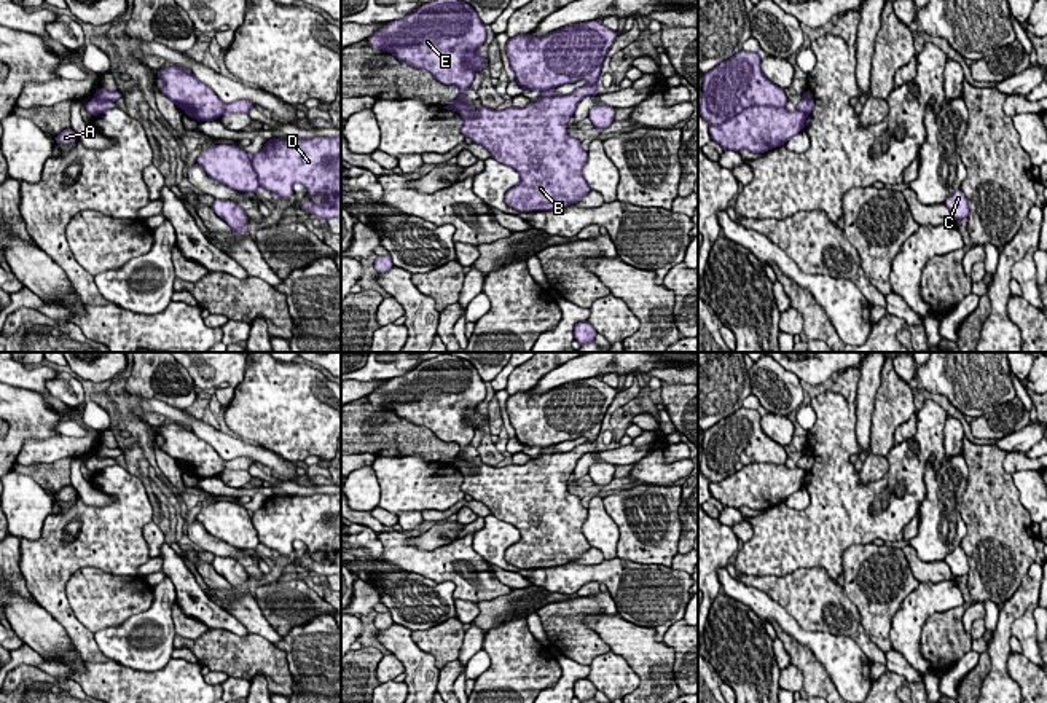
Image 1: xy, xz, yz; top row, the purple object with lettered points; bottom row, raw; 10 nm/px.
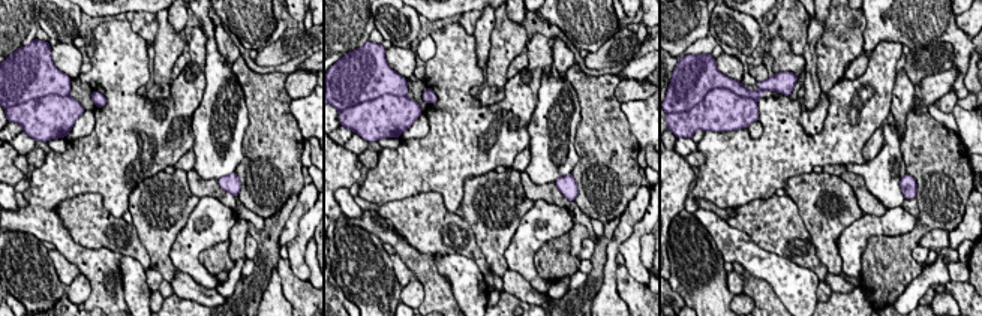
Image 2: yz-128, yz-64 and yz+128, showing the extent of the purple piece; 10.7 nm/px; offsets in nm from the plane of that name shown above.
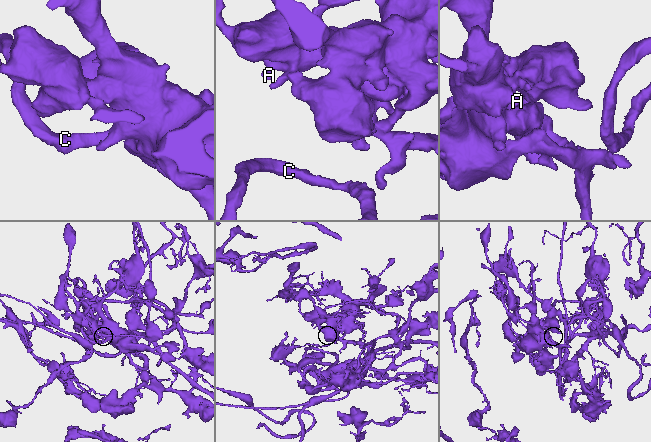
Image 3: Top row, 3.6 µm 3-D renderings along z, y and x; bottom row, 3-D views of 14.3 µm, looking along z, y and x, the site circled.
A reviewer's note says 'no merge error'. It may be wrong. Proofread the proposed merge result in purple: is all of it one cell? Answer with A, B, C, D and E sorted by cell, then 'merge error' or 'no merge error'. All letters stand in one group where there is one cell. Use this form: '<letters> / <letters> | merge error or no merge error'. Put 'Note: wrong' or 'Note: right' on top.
Note: wrong
A B C D / E | merge error

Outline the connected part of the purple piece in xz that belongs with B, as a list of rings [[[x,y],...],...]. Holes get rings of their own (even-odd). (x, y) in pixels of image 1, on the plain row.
[[[598,378],[571,381],[540,395],[516,392],[505,402],[515,437],[523,446],[545,451],[523,465],[457,461],[461,489],[520,531],[520,540],[505,550],[510,564],[520,569],[561,566],[590,550],[583,534],[588,509],[569,493],[567,480],[583,454],[599,451],[596,440],[617,392]],[[578,437],[588,442],[569,451],[551,450]]]

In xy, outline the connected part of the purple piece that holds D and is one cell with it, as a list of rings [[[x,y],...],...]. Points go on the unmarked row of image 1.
[[[341,493],[269,496],[250,513],[233,502],[212,502],[196,516],[207,532],[233,547],[255,550],[258,544],[287,558],[298,539],[308,552],[324,552],[322,561],[304,558],[304,568],[325,579],[341,575]]]

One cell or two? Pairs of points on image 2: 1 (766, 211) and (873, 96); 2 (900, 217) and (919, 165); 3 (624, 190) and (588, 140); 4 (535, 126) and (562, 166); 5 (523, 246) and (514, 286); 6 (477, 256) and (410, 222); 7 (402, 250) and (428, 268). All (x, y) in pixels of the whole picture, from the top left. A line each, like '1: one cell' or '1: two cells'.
1: two cells
2: two cells
3: one cell
4: one cell
5: two cells
6: one cell
7: one cell

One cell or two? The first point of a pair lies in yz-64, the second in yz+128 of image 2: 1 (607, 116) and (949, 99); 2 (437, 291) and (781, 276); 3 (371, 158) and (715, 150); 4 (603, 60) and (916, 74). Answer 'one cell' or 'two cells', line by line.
1: two cells
2: two cells
3: two cells
4: one cell

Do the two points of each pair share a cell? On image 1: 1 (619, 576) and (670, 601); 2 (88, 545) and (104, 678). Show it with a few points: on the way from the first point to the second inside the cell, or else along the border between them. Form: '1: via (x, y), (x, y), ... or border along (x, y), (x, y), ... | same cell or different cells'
1: via (631, 585), (643, 595), (657, 596) | same cell
2: via (58, 579), (58, 608), (85, 644) | same cell

